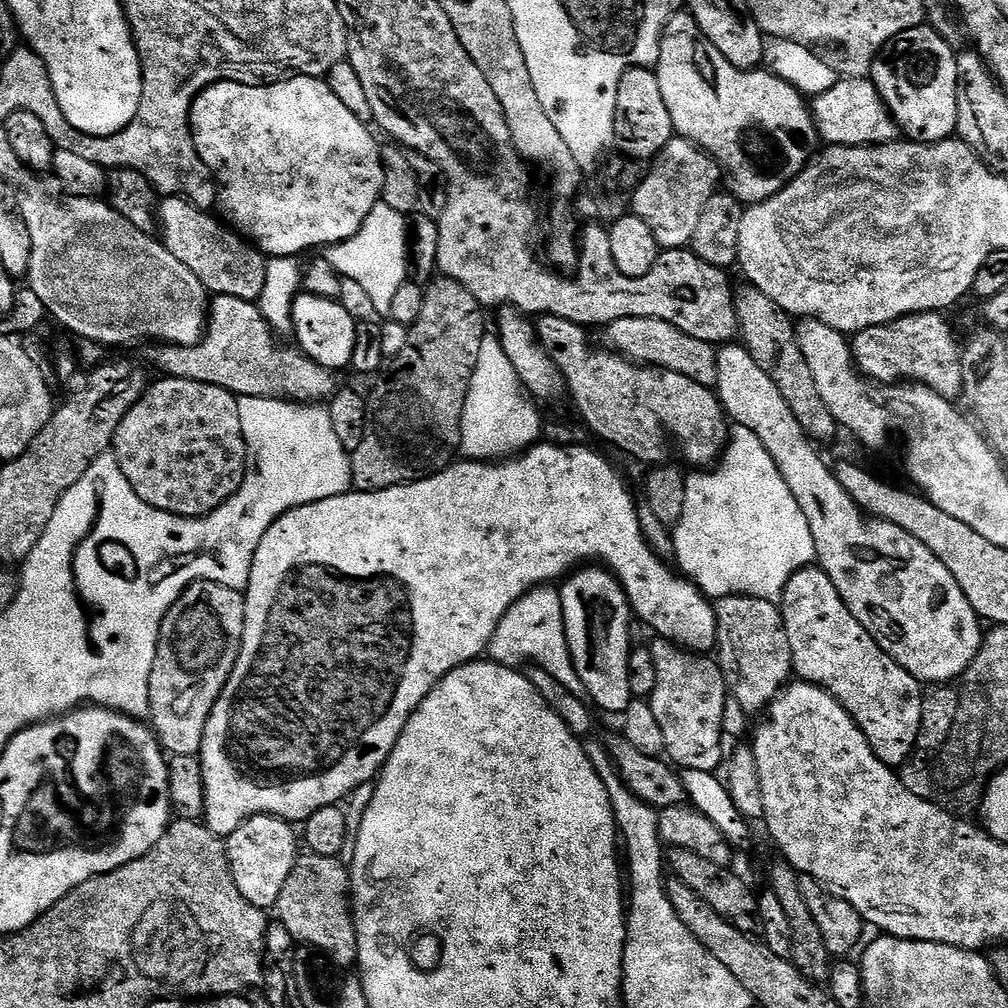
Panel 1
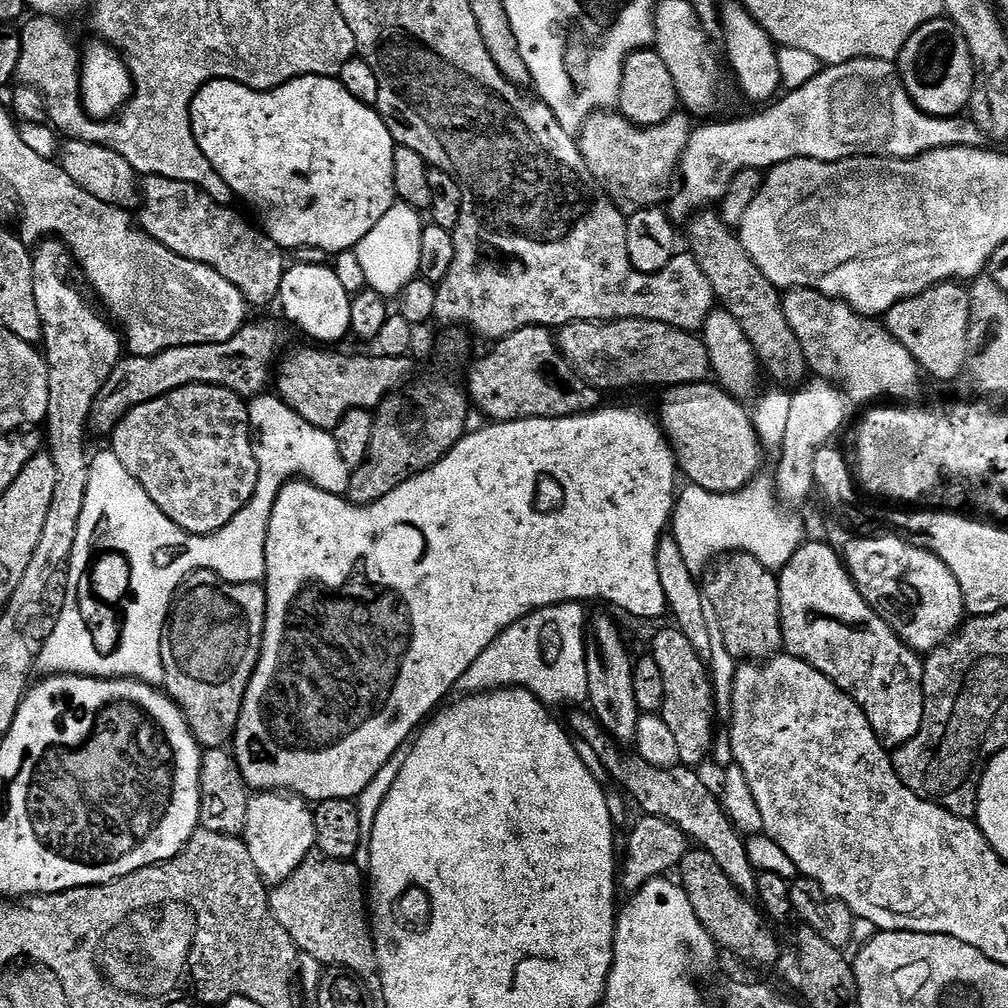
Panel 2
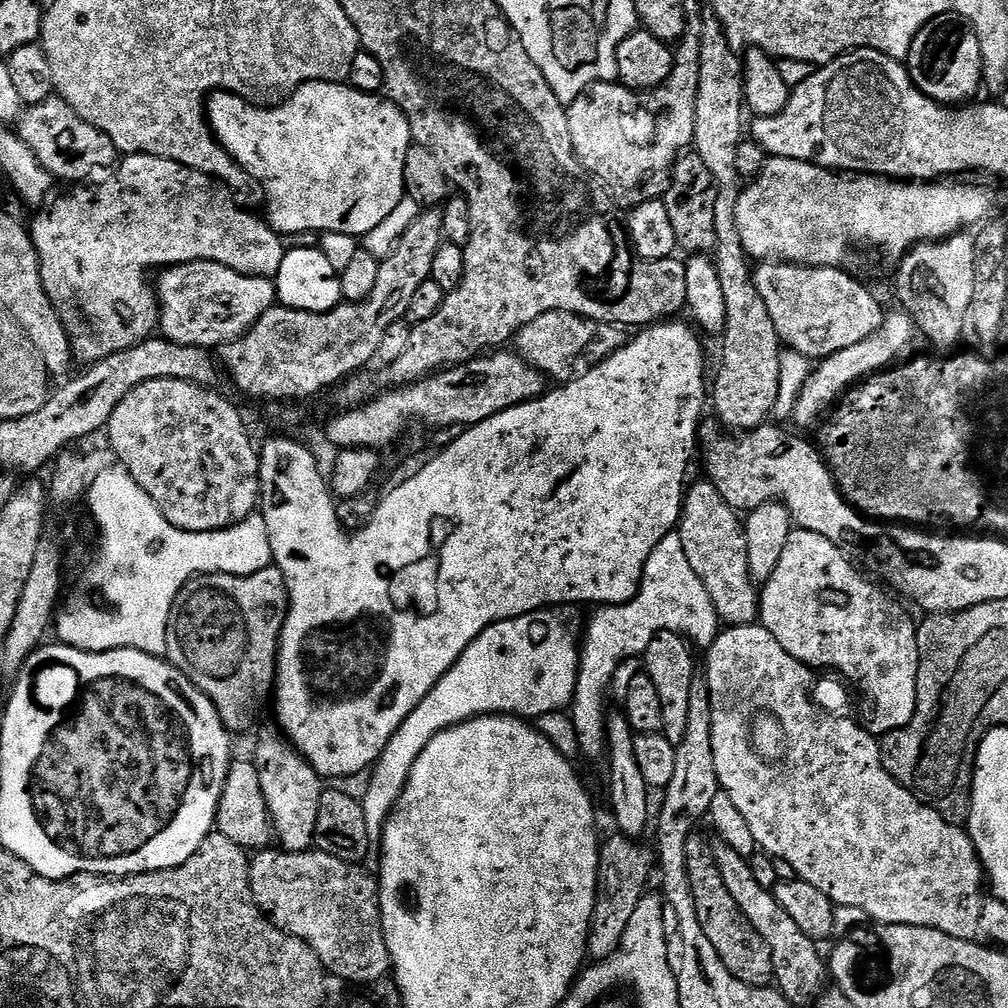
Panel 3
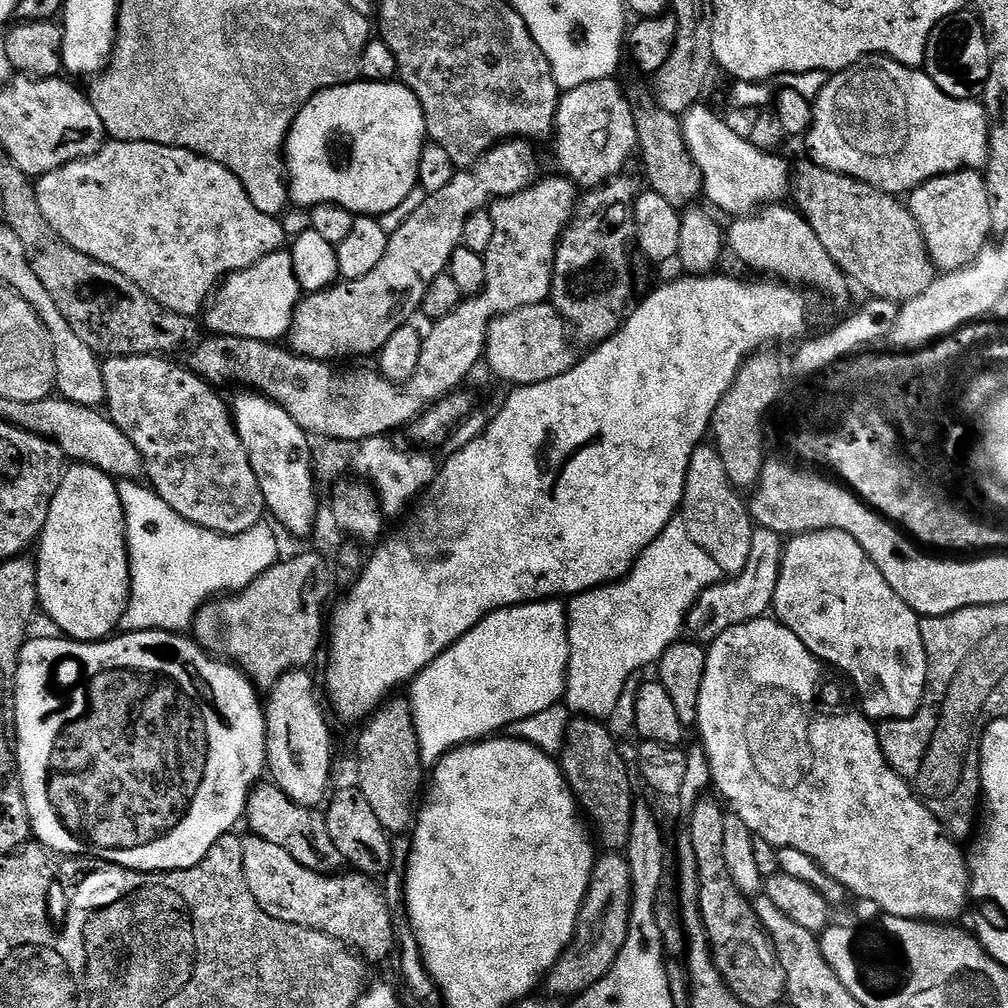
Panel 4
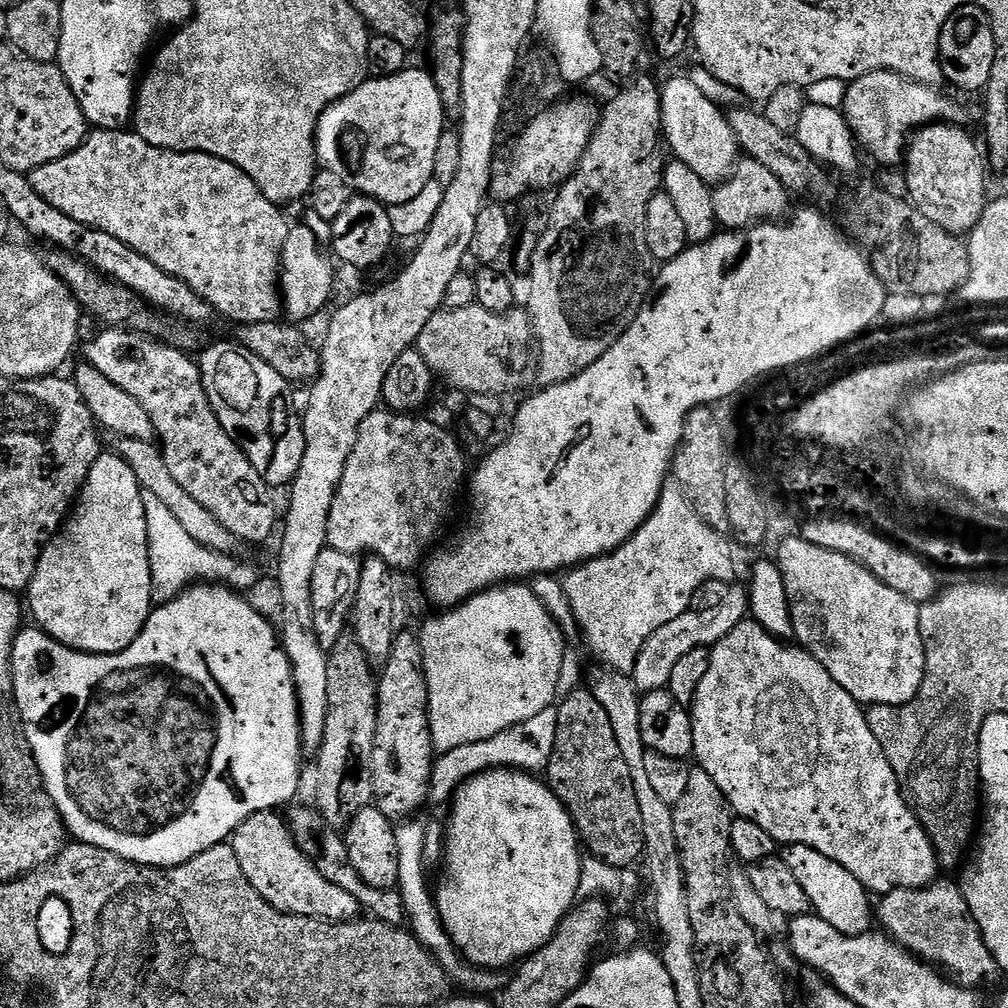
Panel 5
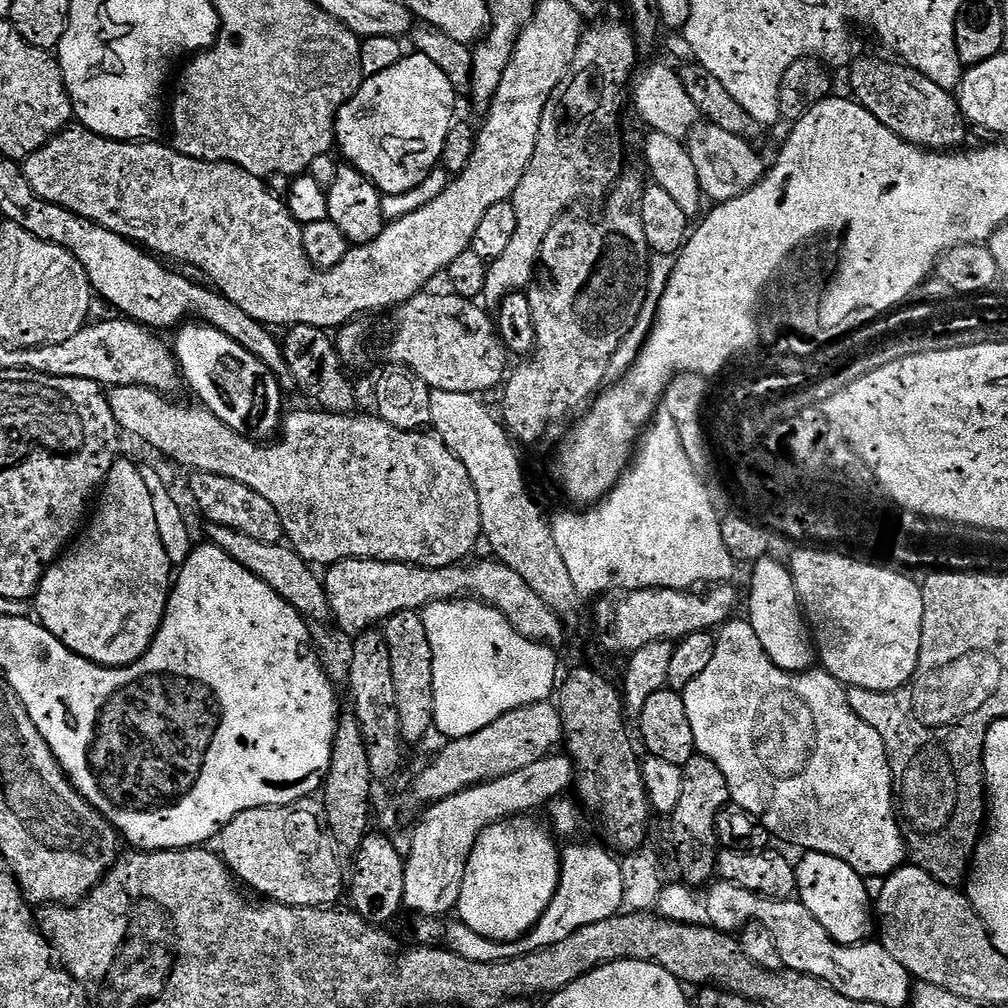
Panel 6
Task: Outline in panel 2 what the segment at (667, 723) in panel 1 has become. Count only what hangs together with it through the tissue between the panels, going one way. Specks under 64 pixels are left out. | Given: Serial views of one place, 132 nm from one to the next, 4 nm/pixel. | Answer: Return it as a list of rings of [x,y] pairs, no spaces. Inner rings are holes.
[[[675,626],[664,628],[650,640],[650,655],[656,659],[660,671],[660,681],[664,691],[662,715],[666,726],[670,726],[670,734],[674,734],[674,743],[678,746],[678,758],[684,766],[700,766],[708,747],[712,744],[712,688],[708,685],[708,672],[700,662],[698,650],[693,647],[686,636]]]

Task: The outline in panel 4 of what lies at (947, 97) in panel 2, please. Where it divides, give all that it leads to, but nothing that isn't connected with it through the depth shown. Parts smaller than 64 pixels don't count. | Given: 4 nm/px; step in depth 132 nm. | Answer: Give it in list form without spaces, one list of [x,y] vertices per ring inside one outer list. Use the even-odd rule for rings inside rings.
[[[961,10],[948,16],[929,34],[923,72],[950,98],[971,100],[983,89],[988,77],[988,39],[979,19],[971,11]]]

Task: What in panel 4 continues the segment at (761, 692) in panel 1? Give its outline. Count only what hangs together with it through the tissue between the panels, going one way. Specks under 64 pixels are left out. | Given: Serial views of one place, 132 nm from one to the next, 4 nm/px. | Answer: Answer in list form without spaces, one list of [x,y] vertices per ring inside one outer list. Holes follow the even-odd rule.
[[[701,446],[694,450],[690,458],[684,503],[682,505],[682,528],[701,548],[703,555],[720,567],[725,577],[734,578],[750,562],[750,542],[754,531],[754,521],[747,503],[740,501],[741,493],[733,488],[726,478],[722,458],[715,447]]]

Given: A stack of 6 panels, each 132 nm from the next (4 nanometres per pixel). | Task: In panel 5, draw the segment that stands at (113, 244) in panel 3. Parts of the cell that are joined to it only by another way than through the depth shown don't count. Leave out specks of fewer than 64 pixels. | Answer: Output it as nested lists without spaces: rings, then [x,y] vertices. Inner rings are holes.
[[[102,128],[89,131],[88,137],[84,139],[82,146],[78,146],[78,150],[66,154],[66,158],[46,162],[46,166],[38,166],[33,172],[27,173],[27,178],[34,186],[34,190],[38,190],[38,194],[42,194],[42,198],[46,198],[46,202],[50,202],[54,210],[62,210],[66,218],[74,218],[74,222],[82,222],[94,230],[114,234],[118,242],[126,242],[130,250],[142,254],[142,258],[150,258],[150,262],[154,262],[158,270],[166,270],[166,274],[186,282],[186,286],[190,286],[194,294],[201,296],[211,306],[217,317],[225,316],[226,319],[233,320],[233,325],[239,326],[275,320],[281,315],[282,296],[278,291],[280,255],[284,249],[284,240],[288,236],[288,228],[286,223],[284,224],[283,214],[280,213],[283,212],[281,205],[270,202],[270,198],[266,198],[266,194],[262,194],[262,190],[258,190],[258,186],[247,174],[238,170],[238,166],[222,158],[214,158],[205,152],[171,152],[162,150],[158,146],[150,146],[150,142],[146,142],[132,130],[116,131]]]

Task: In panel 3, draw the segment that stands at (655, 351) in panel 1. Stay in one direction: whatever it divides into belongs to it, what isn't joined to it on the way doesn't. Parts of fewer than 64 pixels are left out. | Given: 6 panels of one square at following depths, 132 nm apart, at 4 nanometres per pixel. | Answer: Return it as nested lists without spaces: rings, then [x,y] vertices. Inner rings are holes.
[[[547,312],[516,333],[514,348],[537,372],[543,372],[549,381],[567,382],[582,378],[591,368],[623,348],[626,343],[624,332],[623,327],[603,324],[573,312]]]

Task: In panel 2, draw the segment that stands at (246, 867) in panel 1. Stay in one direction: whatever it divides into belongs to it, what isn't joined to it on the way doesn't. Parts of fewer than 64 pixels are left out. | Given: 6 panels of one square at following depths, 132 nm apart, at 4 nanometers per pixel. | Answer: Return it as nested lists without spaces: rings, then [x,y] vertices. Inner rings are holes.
[[[260,792],[248,801],[242,839],[250,850],[250,862],[265,885],[275,886],[288,878],[316,848],[316,818],[304,797]]]

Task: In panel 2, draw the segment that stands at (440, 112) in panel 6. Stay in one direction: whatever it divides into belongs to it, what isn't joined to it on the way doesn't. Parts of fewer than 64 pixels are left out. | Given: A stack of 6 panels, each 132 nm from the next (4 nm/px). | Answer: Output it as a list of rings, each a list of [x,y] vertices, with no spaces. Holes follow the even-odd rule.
[[[297,76],[295,80],[288,80],[280,88],[267,92],[247,88],[245,84],[233,80],[211,80],[210,83],[203,84],[192,99],[192,129],[202,154],[206,154],[210,166],[214,166],[218,174],[222,174],[233,197],[237,201],[241,200],[256,215],[254,220],[260,231],[265,232],[282,250],[317,248],[320,252],[332,252],[331,254],[351,252],[374,229],[392,205],[397,203],[394,186],[394,154],[398,147],[396,139],[390,134],[386,122],[373,105],[358,102],[358,98],[354,98],[354,94],[350,94],[350,90],[346,90],[346,86],[342,86],[339,79],[331,76]]]

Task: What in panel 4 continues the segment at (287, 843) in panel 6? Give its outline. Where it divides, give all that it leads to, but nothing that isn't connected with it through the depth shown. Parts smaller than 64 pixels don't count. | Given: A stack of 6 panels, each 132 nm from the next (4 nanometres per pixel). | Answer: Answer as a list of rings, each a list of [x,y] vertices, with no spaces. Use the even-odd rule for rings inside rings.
[[[254,835],[244,840],[244,869],[250,894],[254,894],[258,906],[262,906],[270,918],[321,932],[368,962],[384,960],[391,954],[396,944],[392,908],[369,877],[363,874],[323,876],[306,870],[306,866],[294,862],[286,850]]]

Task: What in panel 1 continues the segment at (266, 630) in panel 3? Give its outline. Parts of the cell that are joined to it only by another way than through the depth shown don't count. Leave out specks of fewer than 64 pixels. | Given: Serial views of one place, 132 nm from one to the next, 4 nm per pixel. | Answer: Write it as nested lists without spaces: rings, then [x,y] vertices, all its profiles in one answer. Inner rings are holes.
[[[195,580],[166,614],[148,683],[150,727],[165,753],[199,753],[208,719],[240,657],[245,622],[244,592],[209,580]]]

